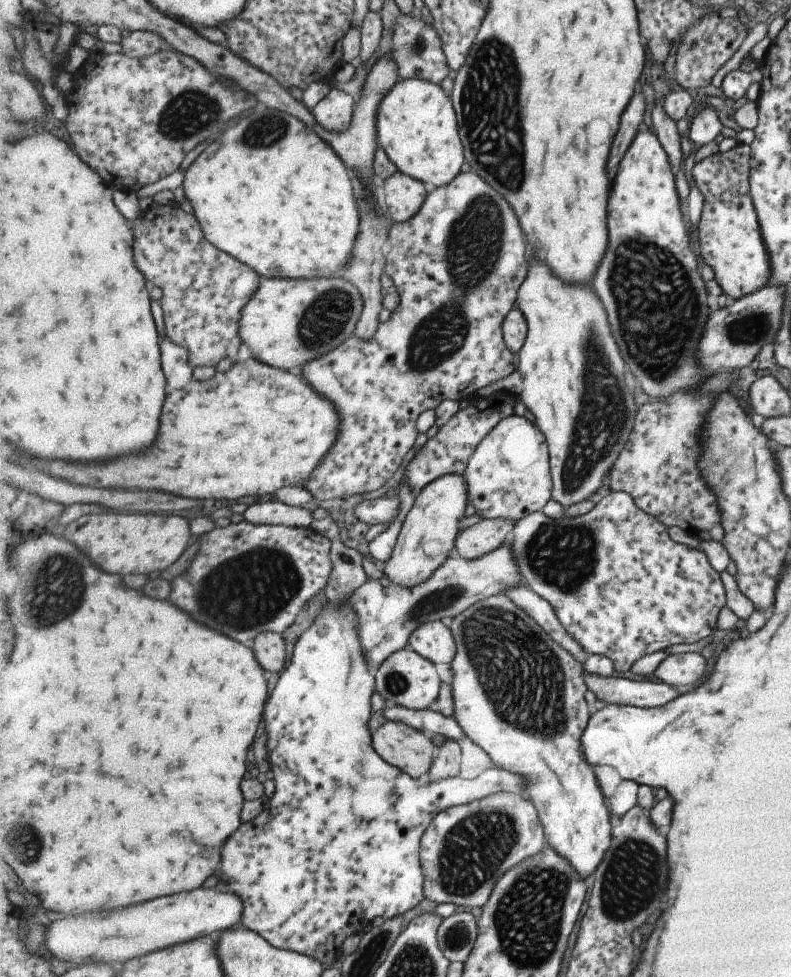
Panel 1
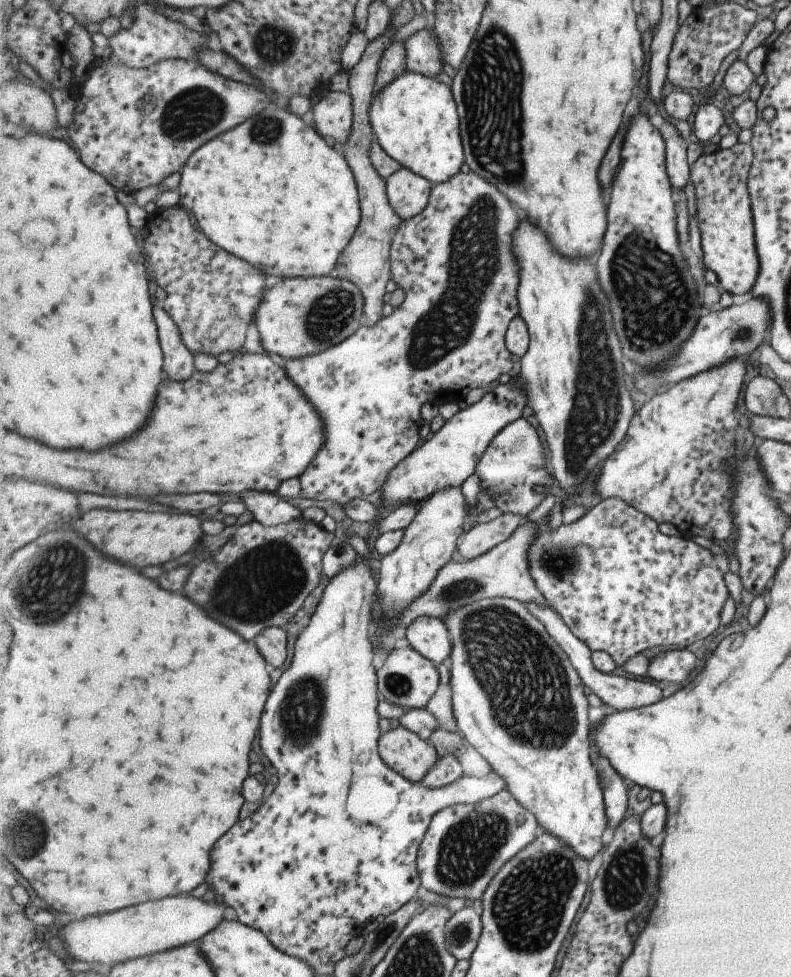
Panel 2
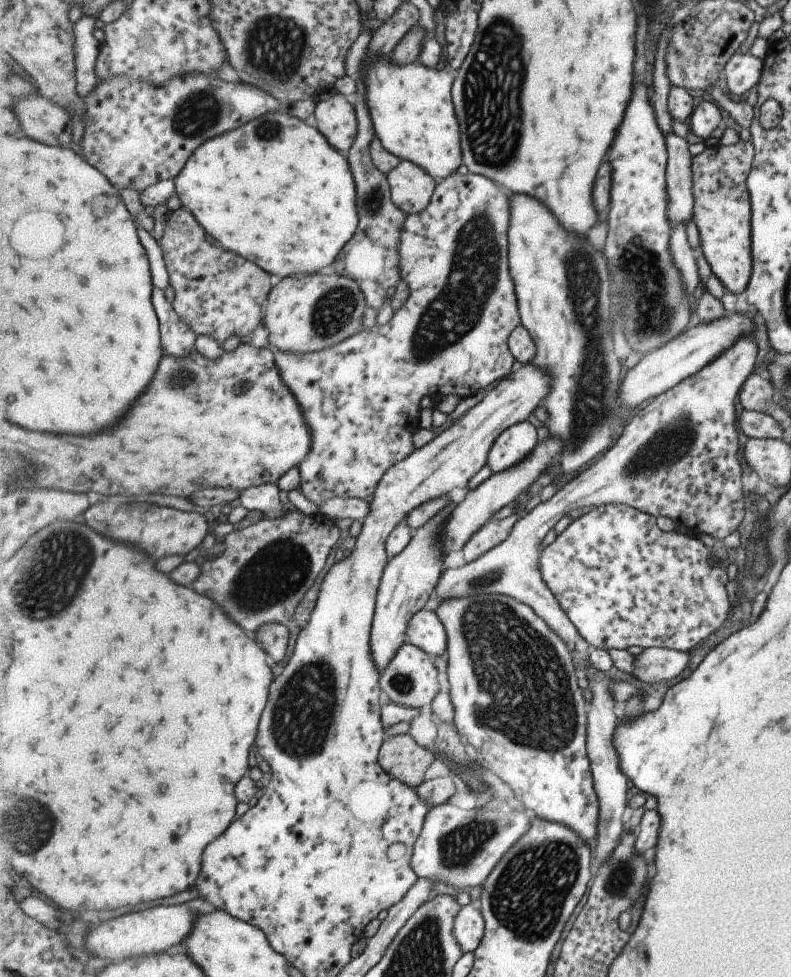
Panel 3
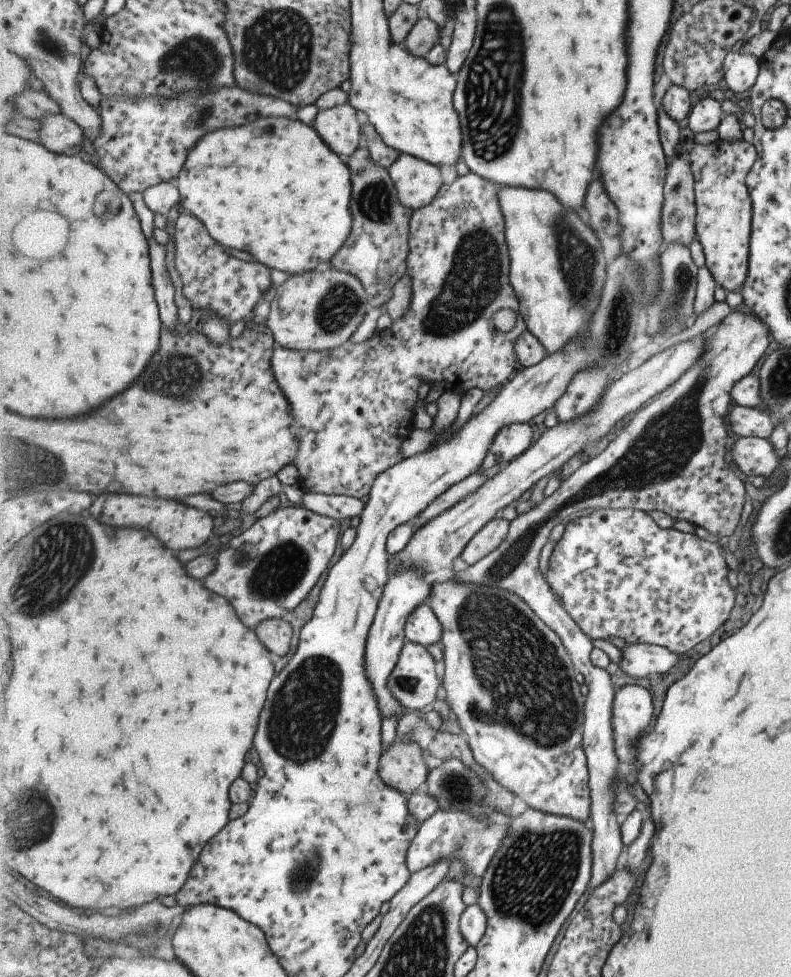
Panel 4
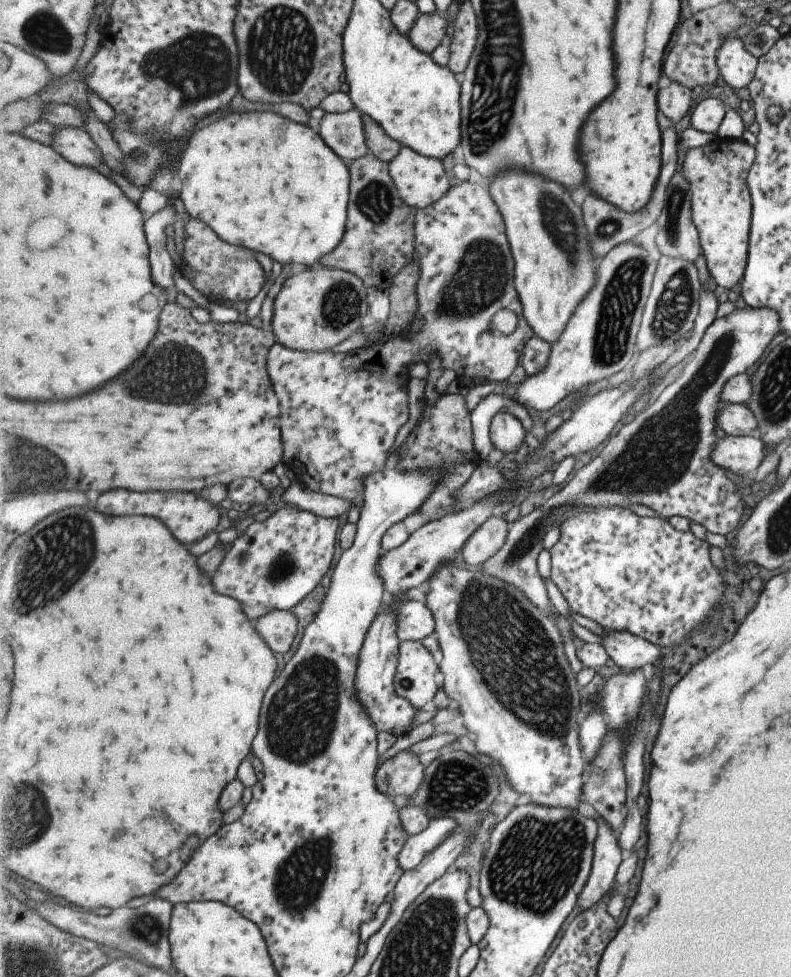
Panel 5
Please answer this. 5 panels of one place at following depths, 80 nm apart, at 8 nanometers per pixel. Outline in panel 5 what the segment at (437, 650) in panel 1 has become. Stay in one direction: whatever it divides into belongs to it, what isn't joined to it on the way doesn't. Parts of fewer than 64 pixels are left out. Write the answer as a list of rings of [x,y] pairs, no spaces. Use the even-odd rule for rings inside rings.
[[[401,601],[396,604],[397,634],[402,641],[422,641],[436,632],[433,611],[423,602]]]

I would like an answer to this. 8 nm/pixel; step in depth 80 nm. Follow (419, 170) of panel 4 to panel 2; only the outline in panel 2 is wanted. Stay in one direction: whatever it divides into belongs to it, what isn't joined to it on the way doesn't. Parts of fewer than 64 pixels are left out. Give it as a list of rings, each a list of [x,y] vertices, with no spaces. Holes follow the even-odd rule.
[[[402,168],[387,180],[387,196],[403,220],[411,220],[427,209],[433,184],[409,168]]]

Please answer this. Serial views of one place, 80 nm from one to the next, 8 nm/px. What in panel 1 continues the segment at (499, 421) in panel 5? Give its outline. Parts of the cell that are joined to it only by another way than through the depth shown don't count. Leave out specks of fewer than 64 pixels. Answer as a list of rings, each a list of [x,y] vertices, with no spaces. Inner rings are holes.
[[[511,414],[503,418],[477,446],[469,460],[464,478],[468,483],[469,504],[475,508],[475,514],[483,520],[505,518],[518,523],[529,515],[543,510],[547,502],[552,500],[552,464],[548,439],[535,421],[531,422],[523,416]]]

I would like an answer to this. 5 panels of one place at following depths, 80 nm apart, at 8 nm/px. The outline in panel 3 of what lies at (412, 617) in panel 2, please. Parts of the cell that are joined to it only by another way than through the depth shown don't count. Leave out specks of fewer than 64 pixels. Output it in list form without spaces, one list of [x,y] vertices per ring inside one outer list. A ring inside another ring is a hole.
[[[753,335],[742,336],[730,349],[722,352],[720,357],[713,362],[706,364],[697,374],[689,375],[689,378],[682,380],[677,386],[656,396],[652,402],[632,417],[612,447],[605,451],[594,464],[565,482],[550,499],[540,502],[521,517],[505,542],[492,548],[476,561],[466,563],[462,567],[447,569],[436,588],[436,600],[439,605],[450,598],[473,597],[475,600],[476,596],[495,593],[516,598],[532,606],[533,610],[536,610],[536,613],[548,622],[548,625],[569,647],[573,662],[579,673],[587,678],[588,690],[592,693],[588,709],[588,753],[596,793],[600,799],[600,828],[594,846],[594,855],[600,867],[612,858],[615,849],[622,842],[625,832],[624,823],[630,813],[627,808],[629,780],[620,767],[620,756],[614,743],[616,730],[620,726],[620,722],[617,721],[619,718],[615,714],[617,701],[612,691],[612,680],[590,659],[592,644],[585,640],[575,623],[567,616],[559,599],[543,578],[540,569],[543,550],[541,544],[545,536],[556,528],[556,524],[565,516],[569,516],[571,512],[579,508],[594,509],[605,505],[629,505],[656,517],[668,516],[675,522],[688,526],[695,534],[697,532],[709,534],[715,541],[727,538],[731,532],[735,532],[739,524],[743,522],[745,510],[747,510],[745,492],[743,492],[743,468],[737,458],[739,412],[735,404],[737,404],[743,383],[755,372],[755,364],[757,364],[757,340]]]

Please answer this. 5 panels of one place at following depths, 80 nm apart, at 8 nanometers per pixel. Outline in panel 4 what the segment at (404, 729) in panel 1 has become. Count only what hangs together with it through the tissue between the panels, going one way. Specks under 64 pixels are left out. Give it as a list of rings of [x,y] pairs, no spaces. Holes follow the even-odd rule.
[[[397,740],[380,760],[381,778],[395,790],[410,796],[425,787],[430,770],[423,758],[423,748]]]

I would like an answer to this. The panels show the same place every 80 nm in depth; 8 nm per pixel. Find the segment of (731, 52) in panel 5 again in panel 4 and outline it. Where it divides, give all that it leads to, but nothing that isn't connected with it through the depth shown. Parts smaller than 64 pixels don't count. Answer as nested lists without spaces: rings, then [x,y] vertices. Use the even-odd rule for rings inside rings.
[[[734,48],[724,60],[724,80],[733,92],[751,90],[756,84],[760,61],[757,56]]]

